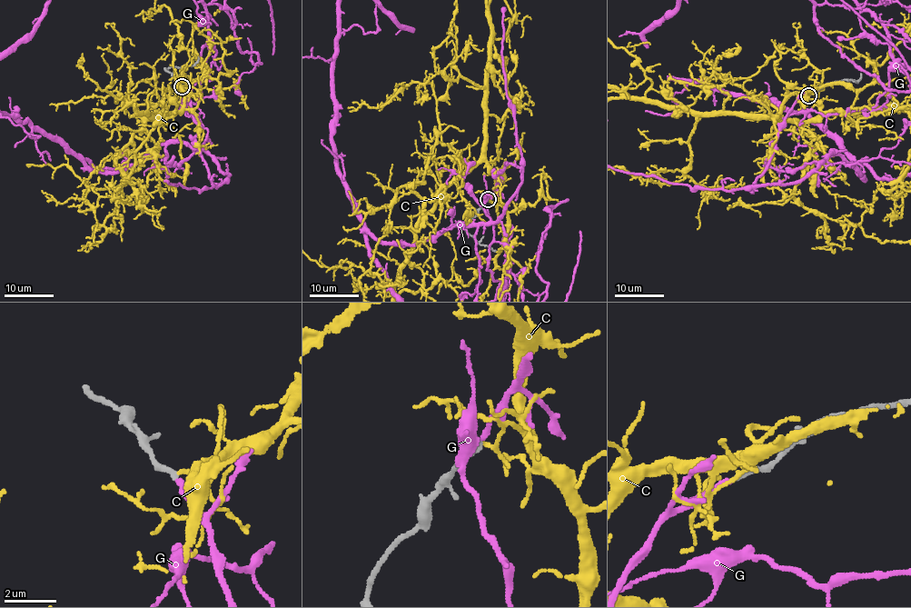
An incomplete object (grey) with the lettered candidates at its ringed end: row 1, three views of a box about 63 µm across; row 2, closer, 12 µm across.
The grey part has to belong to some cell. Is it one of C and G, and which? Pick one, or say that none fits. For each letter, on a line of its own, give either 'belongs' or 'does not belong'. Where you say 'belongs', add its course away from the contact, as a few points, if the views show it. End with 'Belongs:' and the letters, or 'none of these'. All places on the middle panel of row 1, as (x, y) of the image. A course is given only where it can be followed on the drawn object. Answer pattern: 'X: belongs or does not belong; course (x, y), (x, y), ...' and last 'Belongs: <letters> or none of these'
C: does not belong
G: belongs
Belongs: G

